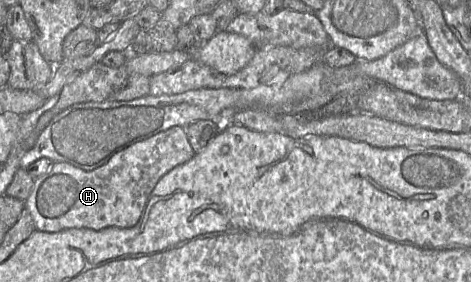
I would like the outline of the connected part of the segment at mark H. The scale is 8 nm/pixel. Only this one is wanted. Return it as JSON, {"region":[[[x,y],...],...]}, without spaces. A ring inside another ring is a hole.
{"region":[[[175,126],[135,143],[92,171],[67,162],[54,162],[47,173],[35,178],[25,208],[30,212],[36,230],[43,232],[70,228],[127,228],[139,220],[162,176],[188,162],[194,155],[186,129]]]}

